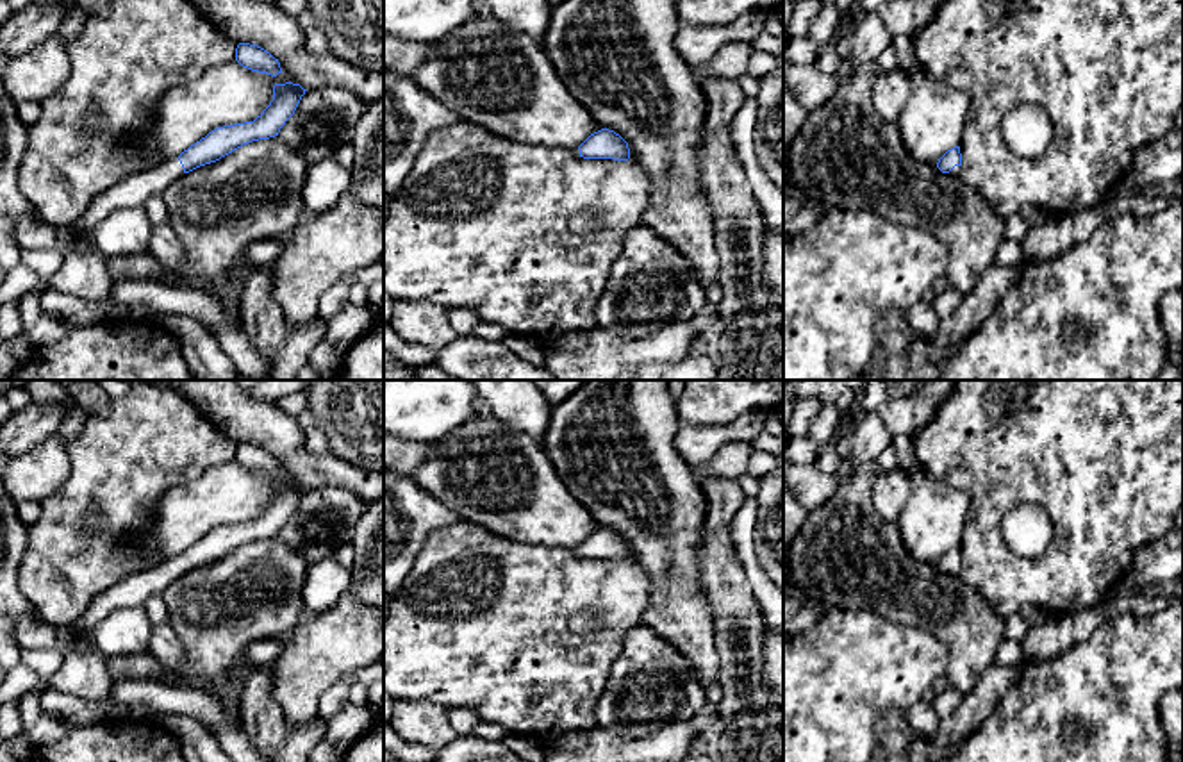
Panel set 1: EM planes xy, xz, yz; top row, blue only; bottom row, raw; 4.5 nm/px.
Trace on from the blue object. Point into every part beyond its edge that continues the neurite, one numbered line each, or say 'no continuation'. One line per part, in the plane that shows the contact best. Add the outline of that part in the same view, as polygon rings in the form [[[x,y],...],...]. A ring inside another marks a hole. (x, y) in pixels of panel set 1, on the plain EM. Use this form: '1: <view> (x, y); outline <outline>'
1: xy (134, 589); outline [[[178,557],[153,564],[116,582],[109,589],[96,594],[80,617],[62,630],[62,644],[77,646],[79,651],[91,648],[91,634],[95,626],[120,607],[139,607],[150,596],[162,596],[168,585],[184,576]]]

